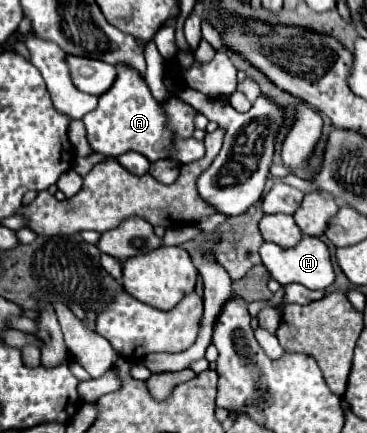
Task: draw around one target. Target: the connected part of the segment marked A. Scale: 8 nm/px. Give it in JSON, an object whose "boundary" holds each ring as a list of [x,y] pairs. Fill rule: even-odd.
{"boundary":[[[117,66],[117,80],[99,98],[99,106],[83,116],[89,144],[93,152],[99,152],[103,156],[121,156],[125,152],[139,152],[149,162],[171,158],[173,154],[173,142],[177,140],[175,132],[167,124],[167,114],[163,106],[151,96],[145,80],[127,66]]]}

